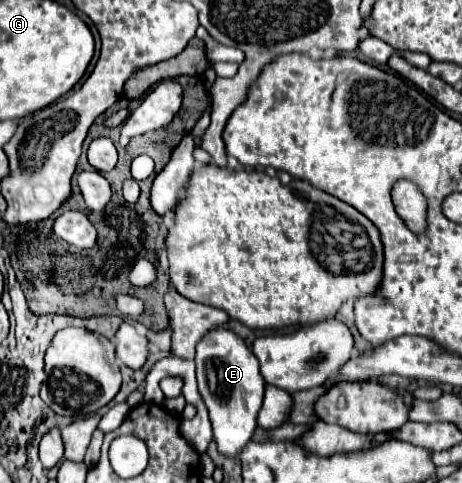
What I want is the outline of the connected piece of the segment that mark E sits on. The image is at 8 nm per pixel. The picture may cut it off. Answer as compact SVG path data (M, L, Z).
M215 328L199 342L195 364L199 392L209 410L217 450L229 460L239 460L243 448L251 442L257 430L257 414L263 404L265 380L259 372L259 360L237 334L225 328Z

